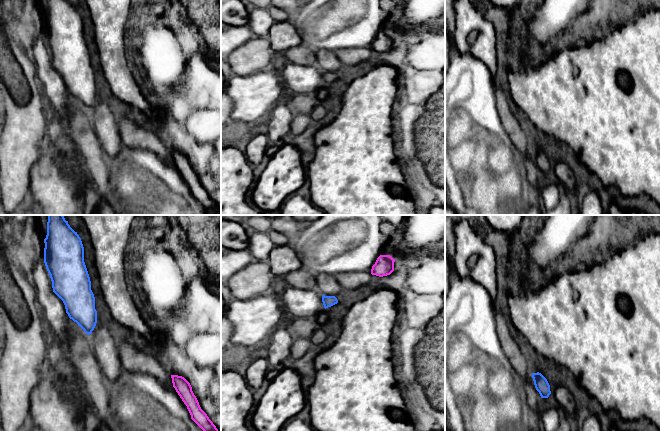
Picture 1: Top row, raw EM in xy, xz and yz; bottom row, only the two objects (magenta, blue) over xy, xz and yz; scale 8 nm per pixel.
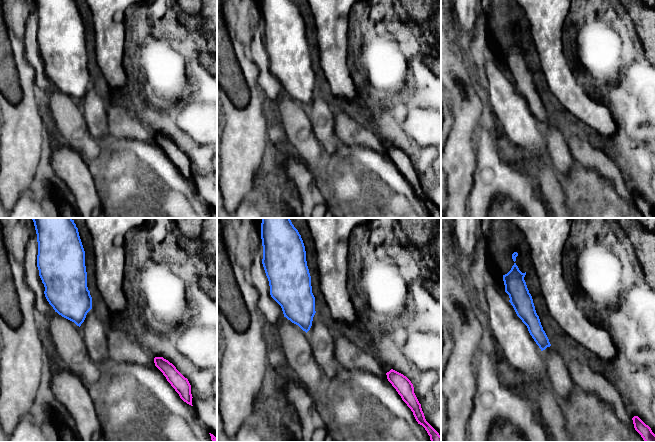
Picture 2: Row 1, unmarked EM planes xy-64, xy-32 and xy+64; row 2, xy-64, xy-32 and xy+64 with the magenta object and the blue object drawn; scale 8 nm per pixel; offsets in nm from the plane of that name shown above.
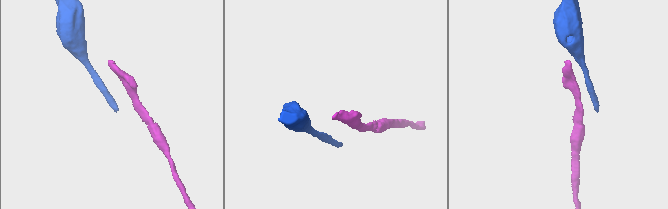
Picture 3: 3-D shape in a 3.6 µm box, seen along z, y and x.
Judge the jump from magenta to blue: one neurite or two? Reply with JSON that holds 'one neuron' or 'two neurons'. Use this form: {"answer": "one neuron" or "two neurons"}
{"answer": "two neurons"}

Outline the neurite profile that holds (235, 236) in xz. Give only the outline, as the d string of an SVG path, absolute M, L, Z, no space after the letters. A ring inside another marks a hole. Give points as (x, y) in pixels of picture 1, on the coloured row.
M221 219L221 246L230 250L244 250L249 244L249 229L239 222Z

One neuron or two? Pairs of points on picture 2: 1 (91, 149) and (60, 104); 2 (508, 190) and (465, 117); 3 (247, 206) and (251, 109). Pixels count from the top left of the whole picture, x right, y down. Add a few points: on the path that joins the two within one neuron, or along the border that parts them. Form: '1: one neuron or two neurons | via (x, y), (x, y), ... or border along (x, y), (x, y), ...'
1: one neuron | via (80, 138), (71, 128), (65, 115)
2: two neurons | border along (488, 120), (476, 137), (475, 158), (477, 160)
3: two neurons | border along (251, 194), (237, 207)

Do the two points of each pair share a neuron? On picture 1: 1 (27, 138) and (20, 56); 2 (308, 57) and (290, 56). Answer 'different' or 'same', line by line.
1: same
2: same

